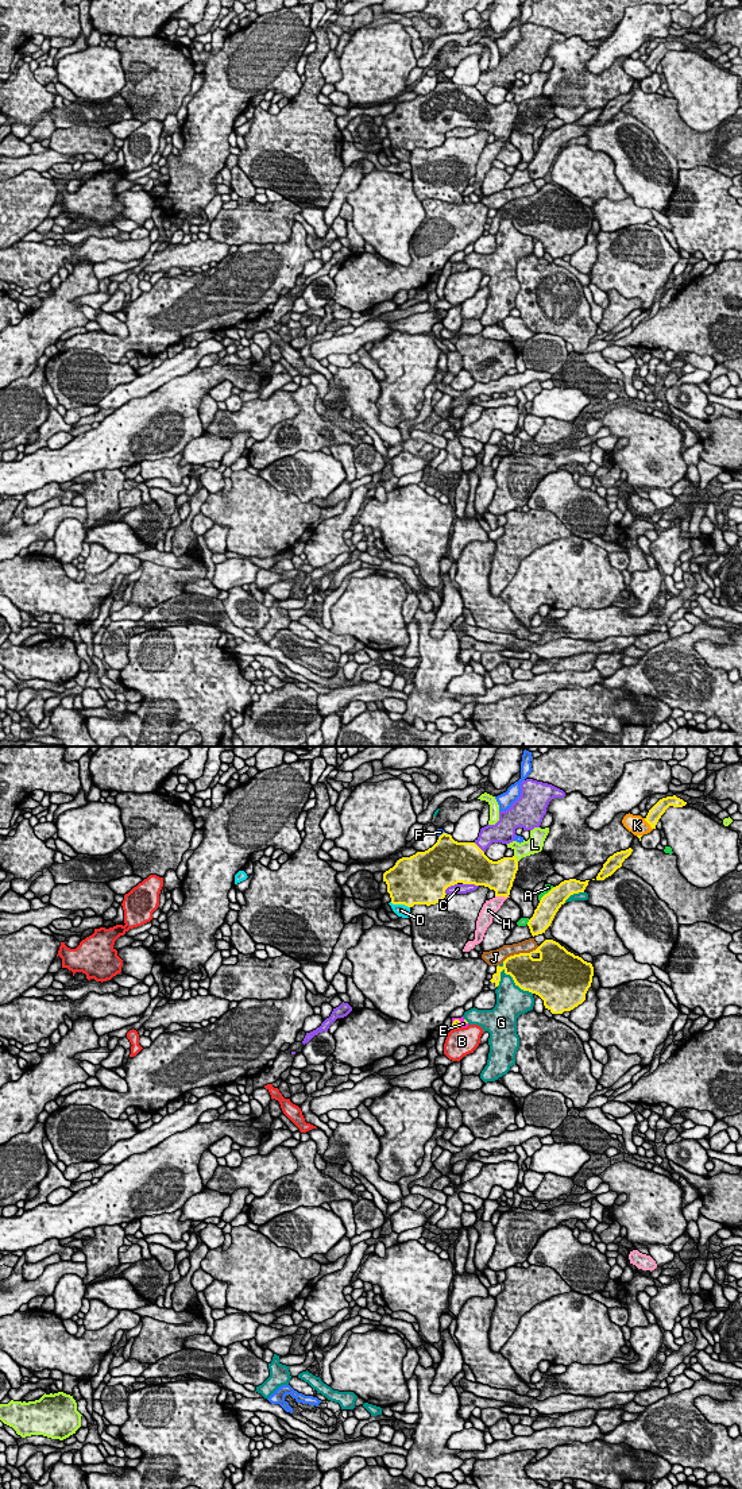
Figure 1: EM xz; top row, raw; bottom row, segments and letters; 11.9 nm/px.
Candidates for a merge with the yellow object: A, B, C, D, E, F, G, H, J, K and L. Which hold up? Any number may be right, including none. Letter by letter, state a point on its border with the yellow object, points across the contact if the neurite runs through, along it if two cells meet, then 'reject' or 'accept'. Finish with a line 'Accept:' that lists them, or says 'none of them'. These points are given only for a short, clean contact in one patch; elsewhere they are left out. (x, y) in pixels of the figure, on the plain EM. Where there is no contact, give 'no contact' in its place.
A: contact xz (545, 138); reject
B: contact xz (456, 272); reject
C: contact xz (449, 130); reject
D: contact xz (400, 147); reject
E: contact xz (459, 266); way xz (456, 266), (459, 266), (463, 267); accept
F: contact xz (443, 77); reject
G: contact xz (513, 223); reject
H: contact xz (502, 139); reject
J: contact xz (520, 197); reject
K: contact xz (648, 66); reject
L: contact xz (516, 103); border xz (513, 100), (517, 105); reject
Accept: E

